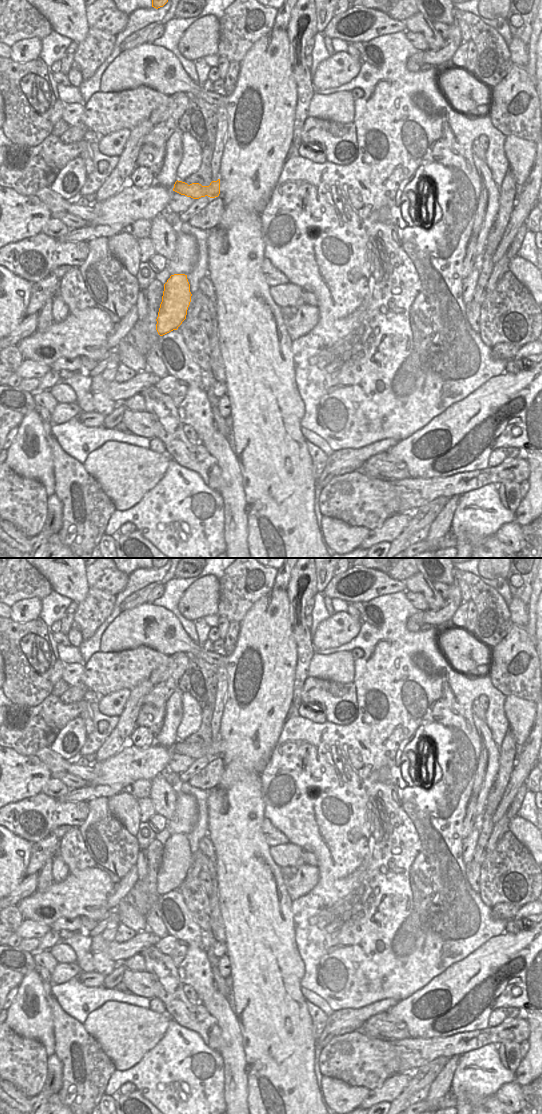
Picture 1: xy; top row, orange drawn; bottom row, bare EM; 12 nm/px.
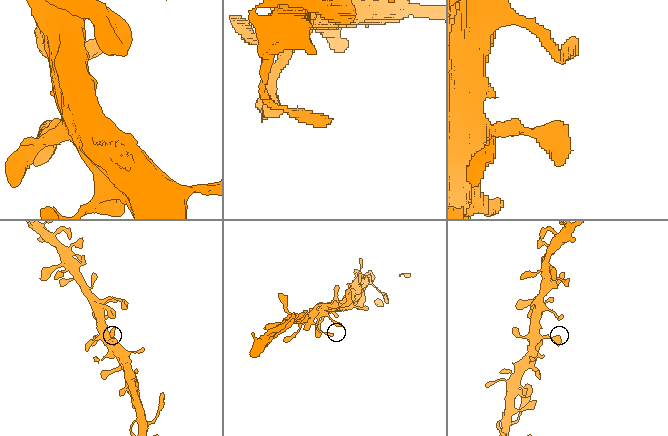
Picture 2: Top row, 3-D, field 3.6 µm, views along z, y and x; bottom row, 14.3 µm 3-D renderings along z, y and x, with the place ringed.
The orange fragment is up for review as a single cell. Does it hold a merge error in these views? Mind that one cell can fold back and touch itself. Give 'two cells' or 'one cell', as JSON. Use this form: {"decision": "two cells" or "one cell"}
{"decision": "one cell"}

